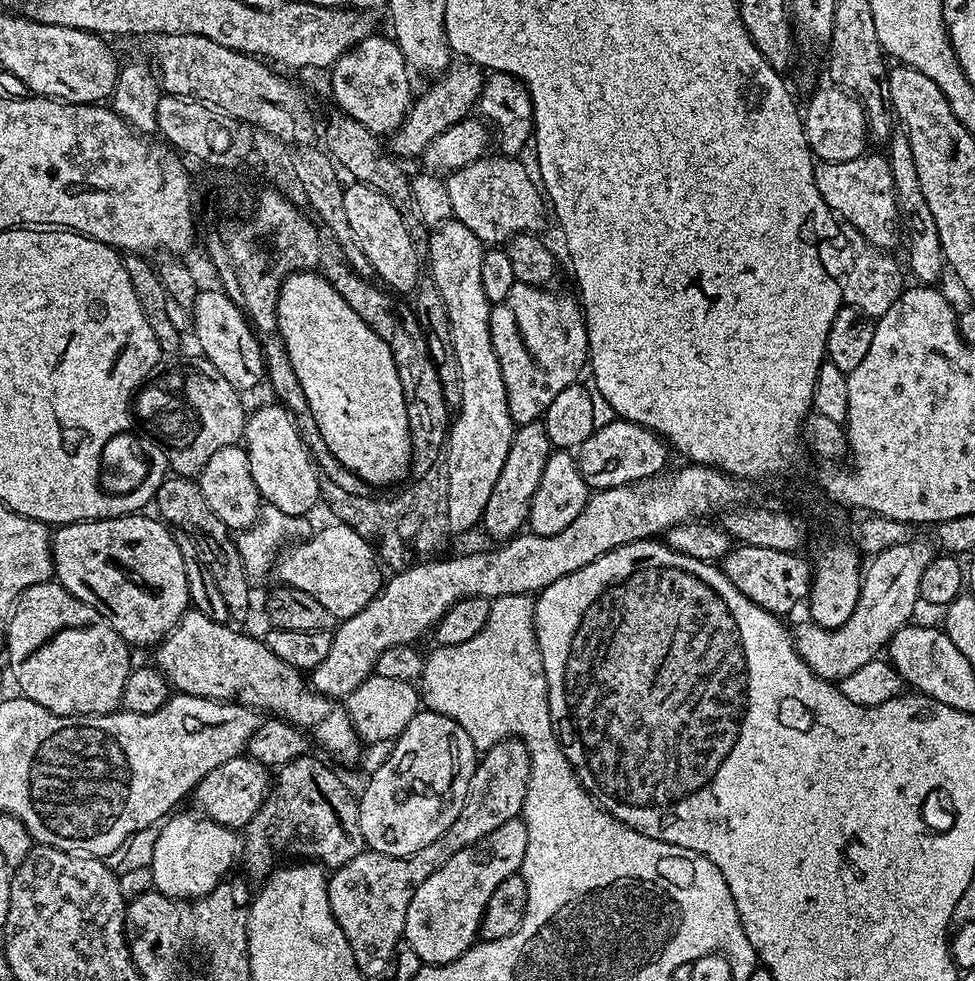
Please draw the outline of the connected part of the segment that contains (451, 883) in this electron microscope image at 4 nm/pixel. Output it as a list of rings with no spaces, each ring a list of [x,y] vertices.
[[[523,817],[508,819],[478,842],[458,850],[418,886],[407,906],[403,939],[417,951],[423,965],[457,960],[475,944],[490,896],[500,882],[519,871],[525,860],[526,845]]]

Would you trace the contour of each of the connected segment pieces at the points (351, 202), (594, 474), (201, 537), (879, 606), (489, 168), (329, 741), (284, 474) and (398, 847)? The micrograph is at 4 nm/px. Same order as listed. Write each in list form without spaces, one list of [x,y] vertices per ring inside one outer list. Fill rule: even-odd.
[[[359,182],[349,183],[345,187],[344,201],[346,202],[346,219],[350,222],[350,230],[354,230],[354,238],[358,238],[358,246],[368,260],[369,269],[380,275],[379,283],[384,286],[389,284],[393,289],[388,288],[393,293],[408,291],[408,293],[411,293],[422,280],[422,277],[420,277],[422,256],[410,238],[410,230],[406,230],[406,222],[402,222],[402,214],[398,214],[398,210],[394,210],[394,202],[390,202],[390,198],[386,198],[386,194],[374,190],[368,184]]]
[[[615,418],[610,424],[596,429],[586,442],[580,444],[578,463],[589,489],[600,491],[624,484],[636,484],[639,480],[661,475],[669,467],[668,452],[670,448],[664,437],[646,426]]]
[[[169,475],[158,486],[154,508],[157,508],[155,511],[163,523],[175,526],[193,540],[207,575],[212,576],[219,593],[222,594],[228,613],[233,617],[246,615],[252,604],[253,585],[248,583],[233,533],[220,521],[218,514],[214,514],[210,506],[206,506],[206,498],[199,483],[187,476]]]
[[[913,538],[907,540],[905,544],[890,546],[890,550],[882,550],[878,555],[871,557],[863,569],[860,578],[860,596],[853,603],[850,618],[846,618],[846,622],[842,622],[838,627],[820,628],[816,624],[805,622],[805,624],[798,625],[796,629],[794,627],[791,629],[792,645],[802,658],[802,662],[810,668],[814,675],[823,680],[838,682],[846,678],[846,674],[854,674],[854,670],[860,669],[861,666],[871,665],[872,659],[879,652],[881,655],[887,649],[892,636],[915,617],[912,615],[916,612],[916,604],[921,603],[922,574],[926,574],[926,570],[938,555],[937,549],[931,543],[929,544],[919,538]]]
[[[485,154],[479,160],[470,162],[470,166],[462,166],[456,172],[447,173],[446,183],[450,190],[450,206],[453,217],[462,222],[486,246],[504,246],[510,238],[523,232],[539,233],[546,216],[546,197],[541,185],[528,173],[523,159],[503,154]]]
[[[189,610],[184,613],[183,618],[174,626],[174,630],[170,630],[170,634],[165,636],[159,644],[155,645],[154,652],[156,652],[156,660],[154,660],[155,667],[159,668],[164,673],[164,677],[169,682],[169,685],[177,693],[185,696],[201,696],[207,700],[222,700],[225,702],[231,702],[234,704],[245,704],[247,708],[254,708],[261,714],[271,714],[273,717],[281,720],[289,720],[294,726],[303,728],[305,732],[309,733],[313,741],[316,740],[329,752],[332,756],[337,756],[344,764],[355,765],[361,757],[362,751],[362,739],[355,730],[355,726],[352,725],[351,718],[348,716],[348,710],[343,703],[337,702],[333,697],[321,696],[315,688],[312,687],[311,683],[306,679],[305,673],[299,672],[294,666],[286,666],[286,662],[282,662],[282,658],[278,658],[278,654],[274,654],[269,650],[267,644],[264,643],[263,639],[257,638],[256,640],[252,636],[247,636],[244,632],[235,632],[234,629],[230,628],[227,623],[220,623],[218,621],[211,621],[210,618],[206,617],[195,610]]]
[[[271,403],[264,404],[261,408],[254,409],[253,412],[251,409],[244,422],[242,444],[248,454],[250,474],[254,478],[254,486],[258,486],[260,499],[265,505],[277,507],[285,514],[308,516],[311,513],[311,508],[315,506],[316,500],[318,504],[321,499],[321,477],[318,475],[317,465],[313,463],[313,459],[309,455],[308,445],[304,444],[300,436],[292,413],[282,403]]]
[[[419,710],[406,728],[395,738],[390,758],[376,772],[367,777],[364,793],[359,793],[360,825],[365,845],[371,851],[387,856],[412,856],[422,846],[430,846],[458,818],[470,786],[470,778],[476,769],[478,750],[470,742],[470,734],[450,718],[437,712]]]

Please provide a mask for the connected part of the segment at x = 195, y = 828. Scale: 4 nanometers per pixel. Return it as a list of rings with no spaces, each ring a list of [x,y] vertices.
[[[196,814],[175,816],[163,821],[161,832],[152,844],[152,887],[172,900],[199,900],[202,896],[209,896],[227,877],[224,875],[238,860],[242,844],[233,829],[223,828],[212,820]]]

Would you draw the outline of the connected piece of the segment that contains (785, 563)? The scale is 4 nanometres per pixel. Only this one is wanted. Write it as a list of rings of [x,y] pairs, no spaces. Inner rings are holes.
[[[741,544],[733,546],[722,559],[722,567],[726,578],[750,598],[759,608],[764,608],[777,618],[784,618],[787,612],[792,612],[796,607],[807,601],[812,590],[811,563],[803,560],[803,555],[782,550],[765,550],[762,546],[746,546]]]

